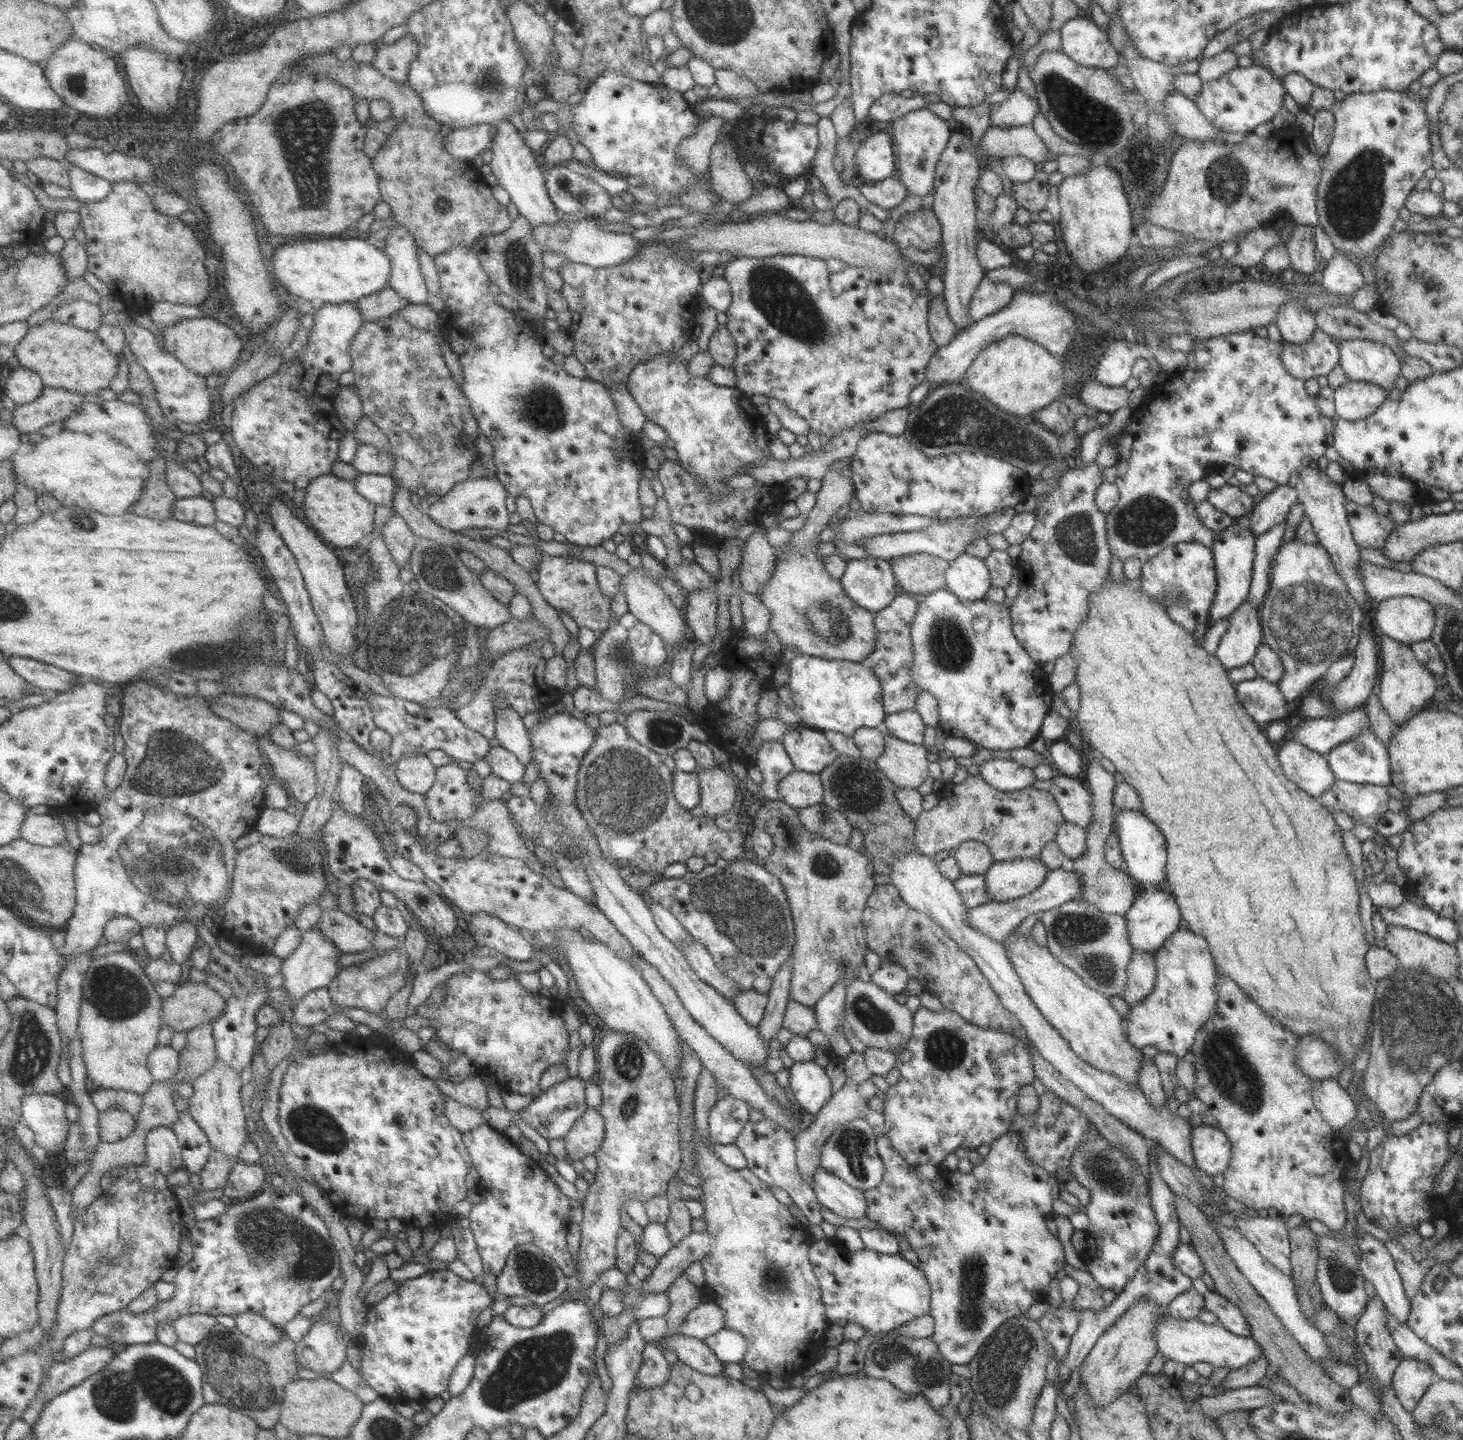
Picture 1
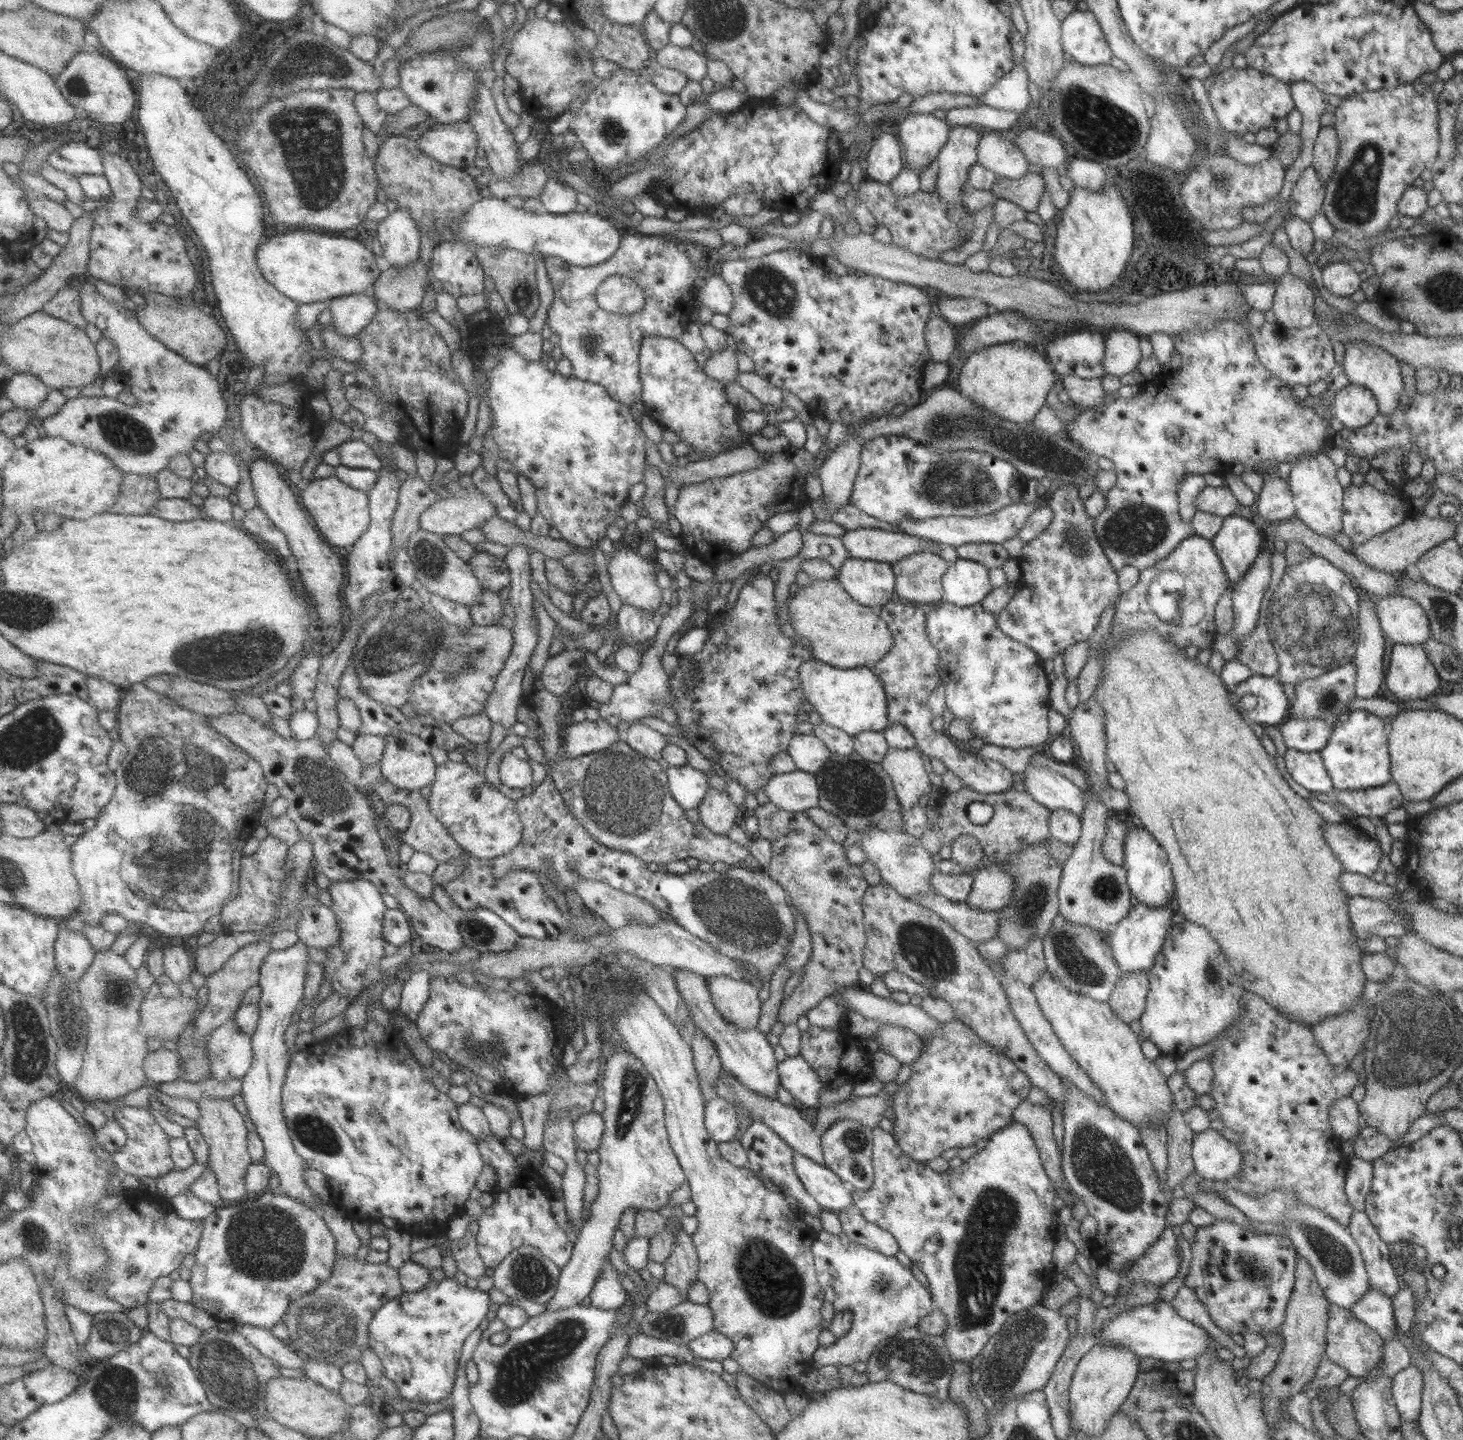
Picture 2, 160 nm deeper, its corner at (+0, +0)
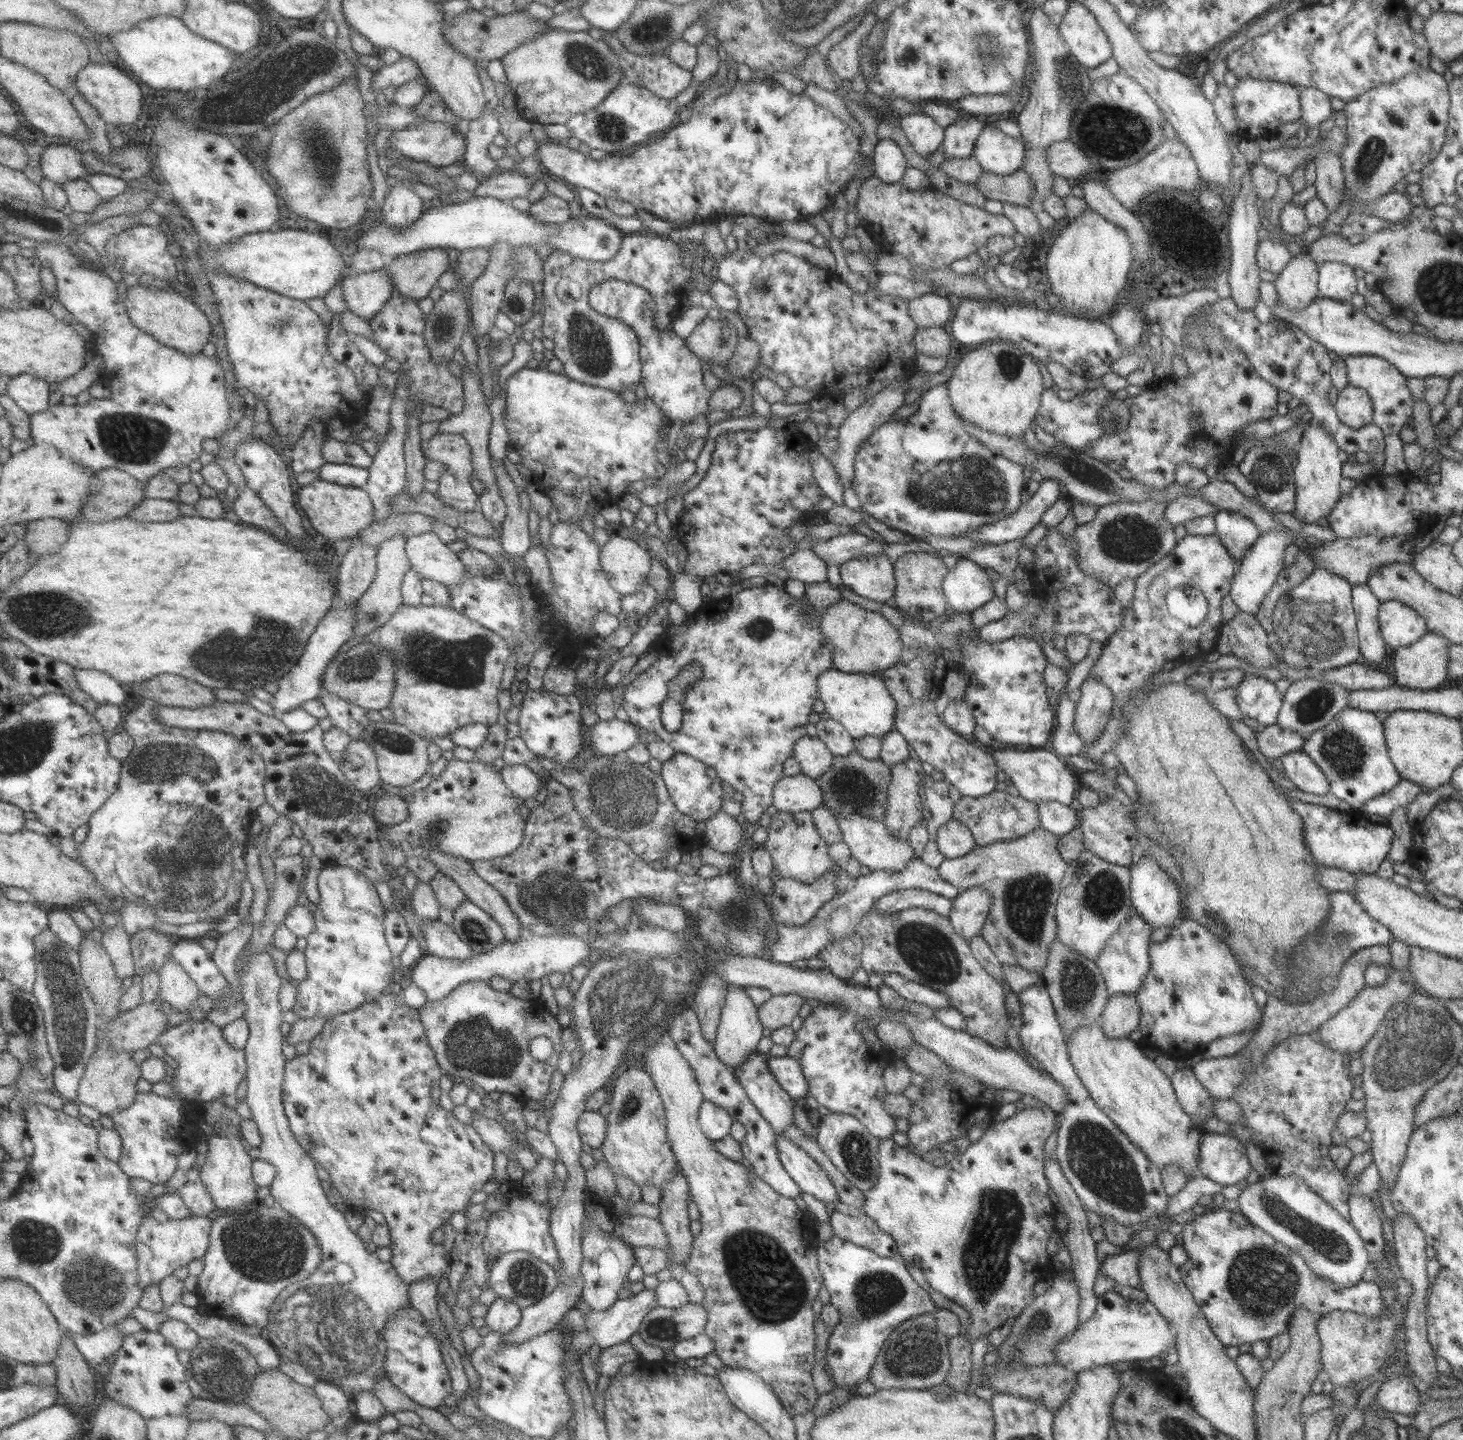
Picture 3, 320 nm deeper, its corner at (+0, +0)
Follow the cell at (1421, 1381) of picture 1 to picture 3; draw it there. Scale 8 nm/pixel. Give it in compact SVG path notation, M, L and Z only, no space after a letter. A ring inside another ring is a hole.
M1401 1376L1381 1384L1374 1394L1374 1404L1386 1412L1413 1415L1420 1395L1409 1379Z

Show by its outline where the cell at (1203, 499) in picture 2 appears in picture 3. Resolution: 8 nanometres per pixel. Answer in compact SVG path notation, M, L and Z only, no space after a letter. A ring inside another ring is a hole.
M1181 495L1174 498L1164 508L1164 519L1171 525L1177 526L1186 520L1199 518L1205 515L1213 515L1217 510L1212 504L1205 502L1198 496Z

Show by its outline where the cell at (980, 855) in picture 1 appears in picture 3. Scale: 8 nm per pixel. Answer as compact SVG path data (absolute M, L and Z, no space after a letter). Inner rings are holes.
M949 820L937 828L935 846L944 858L957 858L975 848L976 843L970 831L961 822Z

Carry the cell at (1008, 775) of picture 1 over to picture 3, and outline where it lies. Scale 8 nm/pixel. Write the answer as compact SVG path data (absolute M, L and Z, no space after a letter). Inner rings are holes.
M904 617L897 630L902 642L898 662L876 674L896 702L893 728L910 746L912 755L943 773L945 784L953 786L961 796L978 798L990 794L1001 778L995 760L987 749L978 743L970 743L947 728L933 707L934 700L942 692L941 684L947 671L945 650L939 646L926 623Z

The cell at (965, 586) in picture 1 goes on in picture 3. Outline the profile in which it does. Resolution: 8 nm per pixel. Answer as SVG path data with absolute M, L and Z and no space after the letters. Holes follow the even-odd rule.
M959 558L942 580L942 591L954 612L971 612L994 597L993 583L984 568Z

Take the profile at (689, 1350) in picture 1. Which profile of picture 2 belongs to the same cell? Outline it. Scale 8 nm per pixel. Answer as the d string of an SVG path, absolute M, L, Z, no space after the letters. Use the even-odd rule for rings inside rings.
M643 1333L632 1334L628 1338L626 1346L626 1356L631 1358L638 1358L641 1361L649 1358L657 1358L659 1356L673 1356L679 1361L685 1363L696 1364L699 1358L694 1358L686 1344L679 1345L667 1342L665 1340L657 1340Z

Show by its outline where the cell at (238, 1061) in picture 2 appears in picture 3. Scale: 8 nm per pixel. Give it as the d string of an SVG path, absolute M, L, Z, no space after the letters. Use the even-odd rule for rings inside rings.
M189 1019L169 1027L161 1034L159 1043L165 1047L167 1054L178 1064L177 1070L168 1079L173 1085L176 1097L159 1096L151 1090L148 1093L139 1093L133 1106L112 1114L111 1118L124 1142L124 1152L118 1163L125 1174L133 1178L148 1180L151 1184L165 1185L165 1182L169 1182L173 1178L173 1174L177 1172L181 1152L185 1148L197 1150L200 1135L205 1135L208 1132L202 1123L201 1111L203 1108L207 1106L209 1113L209 1102L217 1100L231 1109L237 1108L237 1102L239 1102L237 1090L239 1090L239 1084L243 1082L243 1078L247 1078L248 1062L245 1049L237 1049L233 1046L230 1040L225 1039L223 1027L215 1026L207 1020L199 1022Z

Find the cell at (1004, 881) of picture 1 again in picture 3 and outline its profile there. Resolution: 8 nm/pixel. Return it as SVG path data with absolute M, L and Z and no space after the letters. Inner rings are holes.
M972 886L957 894L952 902L953 906L946 917L953 932L968 942L970 938L978 935L986 915L989 914L991 895L985 888Z

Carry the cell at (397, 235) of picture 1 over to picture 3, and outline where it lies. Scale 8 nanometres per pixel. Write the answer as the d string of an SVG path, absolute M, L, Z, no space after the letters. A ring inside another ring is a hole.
M397 183L391 186L384 202L381 204L383 220L390 227L403 230L414 225L414 222L422 216L423 198L411 188L411 186Z

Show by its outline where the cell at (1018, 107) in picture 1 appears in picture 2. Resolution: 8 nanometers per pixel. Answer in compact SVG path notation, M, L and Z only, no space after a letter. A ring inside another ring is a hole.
M983 104L974 107L961 106L946 110L942 116L944 121L950 126L969 126L977 124L984 126L987 130L993 131L1009 130L1016 127L1019 113L1009 112L1008 110L997 110Z

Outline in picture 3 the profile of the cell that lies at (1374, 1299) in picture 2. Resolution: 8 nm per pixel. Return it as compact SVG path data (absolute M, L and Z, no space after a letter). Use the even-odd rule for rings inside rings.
M1219 1208L1211 1213L1192 1215L1180 1227L1179 1233L1183 1239L1182 1247L1187 1253L1187 1260L1178 1267L1178 1272L1209 1328L1225 1347L1270 1339L1287 1331L1291 1315L1299 1308L1305 1308L1309 1313L1319 1315L1319 1318L1333 1311L1361 1318L1381 1316L1383 1301L1377 1284L1360 1281L1351 1288L1335 1288L1333 1282L1315 1276L1297 1254L1253 1226L1239 1211Z

